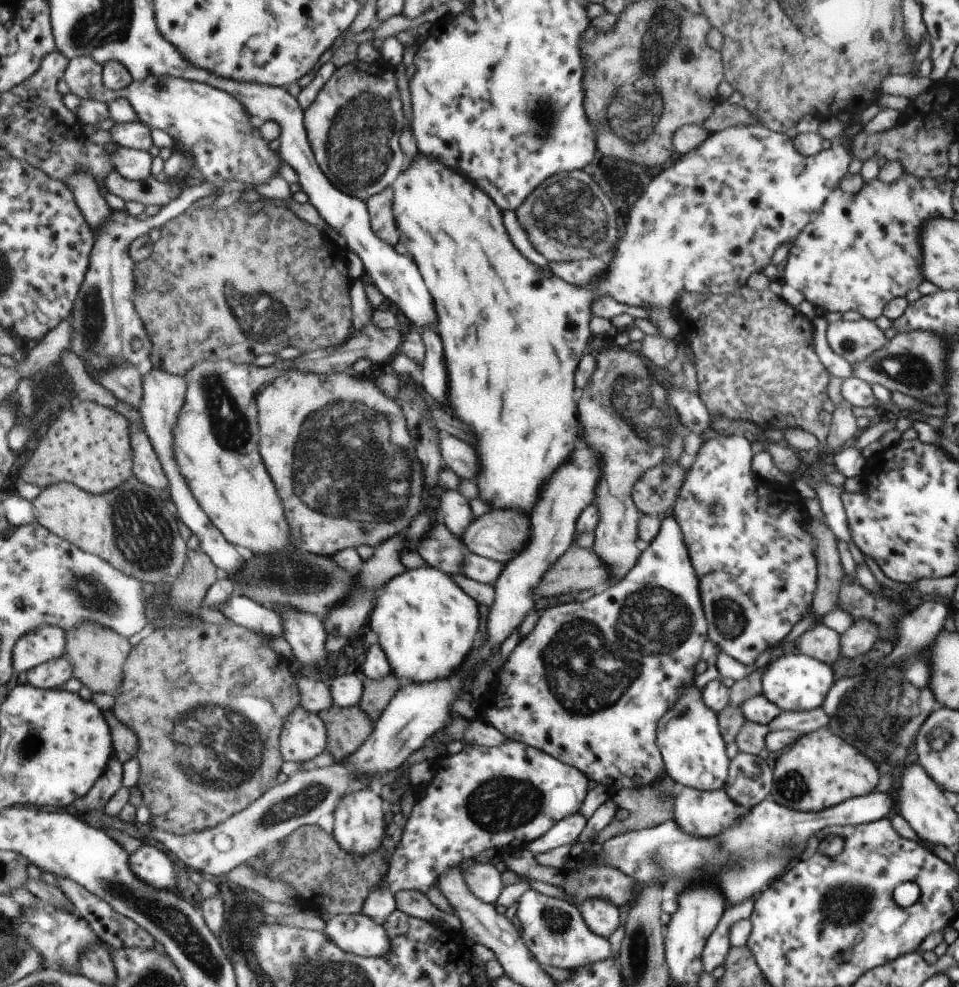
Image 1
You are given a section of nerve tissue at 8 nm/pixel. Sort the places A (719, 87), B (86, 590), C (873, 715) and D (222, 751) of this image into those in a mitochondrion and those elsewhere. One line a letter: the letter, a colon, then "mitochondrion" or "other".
A: other
B: mitochondrion
C: mitochondrion
D: mitochondrion

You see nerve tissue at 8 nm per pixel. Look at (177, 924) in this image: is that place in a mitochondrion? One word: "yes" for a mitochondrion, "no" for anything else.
yes

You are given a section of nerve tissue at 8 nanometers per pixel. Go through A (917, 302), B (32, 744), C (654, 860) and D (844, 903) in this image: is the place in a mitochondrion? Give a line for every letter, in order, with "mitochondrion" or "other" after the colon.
A: other
B: mitochondrion
C: mitochondrion
D: mitochondrion

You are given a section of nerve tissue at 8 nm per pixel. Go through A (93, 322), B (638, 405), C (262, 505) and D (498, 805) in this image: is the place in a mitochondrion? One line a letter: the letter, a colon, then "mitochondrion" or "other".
A: mitochondrion
B: mitochondrion
C: other
D: mitochondrion

